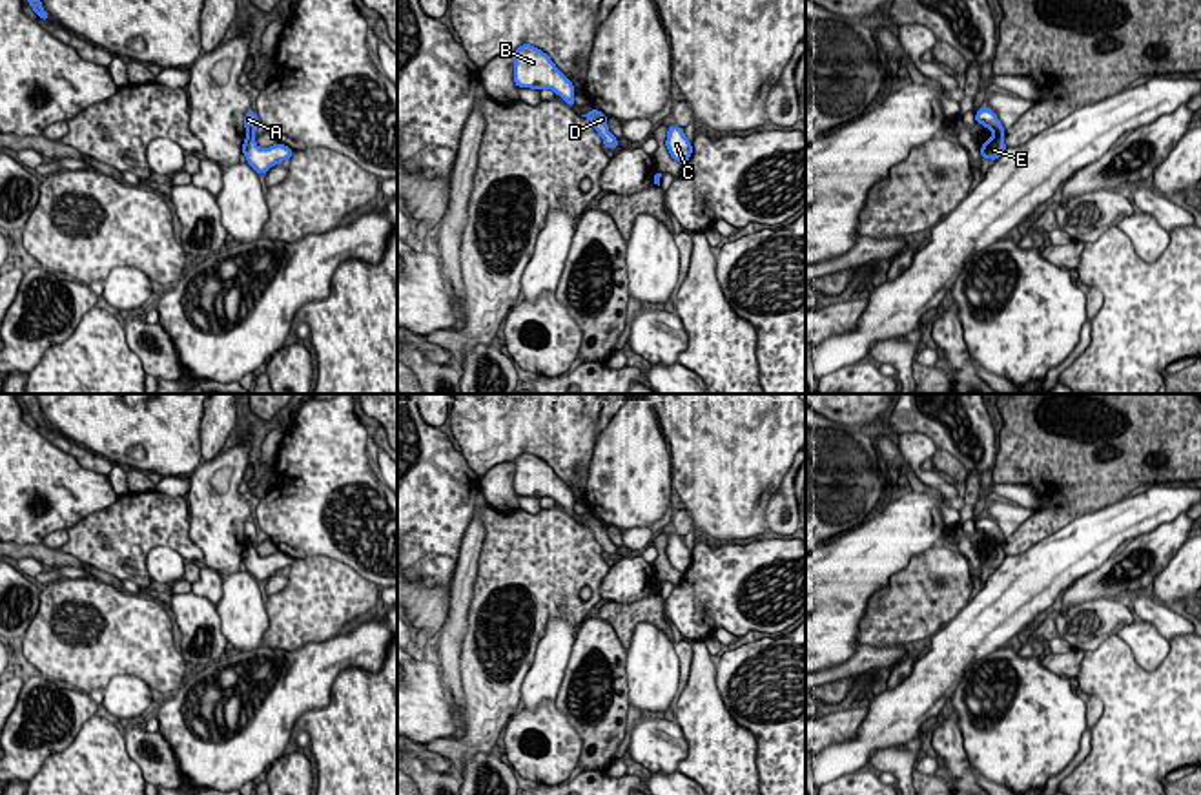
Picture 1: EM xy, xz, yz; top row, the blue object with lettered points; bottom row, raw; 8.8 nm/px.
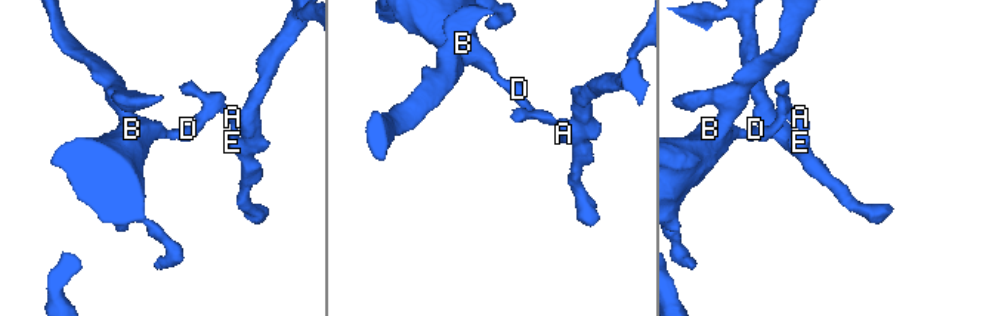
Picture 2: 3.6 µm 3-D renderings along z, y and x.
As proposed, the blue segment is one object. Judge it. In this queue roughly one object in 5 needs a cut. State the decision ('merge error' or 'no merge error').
merge error

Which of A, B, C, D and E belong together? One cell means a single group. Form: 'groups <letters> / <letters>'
groups A B D / C E

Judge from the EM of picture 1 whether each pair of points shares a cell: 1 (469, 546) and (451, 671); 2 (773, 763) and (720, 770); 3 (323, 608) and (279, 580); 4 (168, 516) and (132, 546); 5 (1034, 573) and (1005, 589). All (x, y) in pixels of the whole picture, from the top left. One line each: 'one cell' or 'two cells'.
1: one cell
2: two cells
3: two cells
4: one cell
5: one cell

